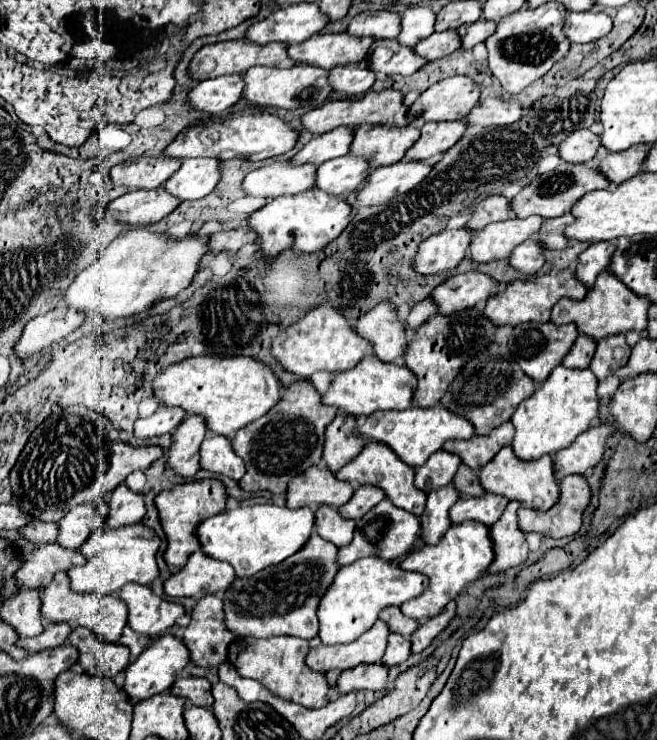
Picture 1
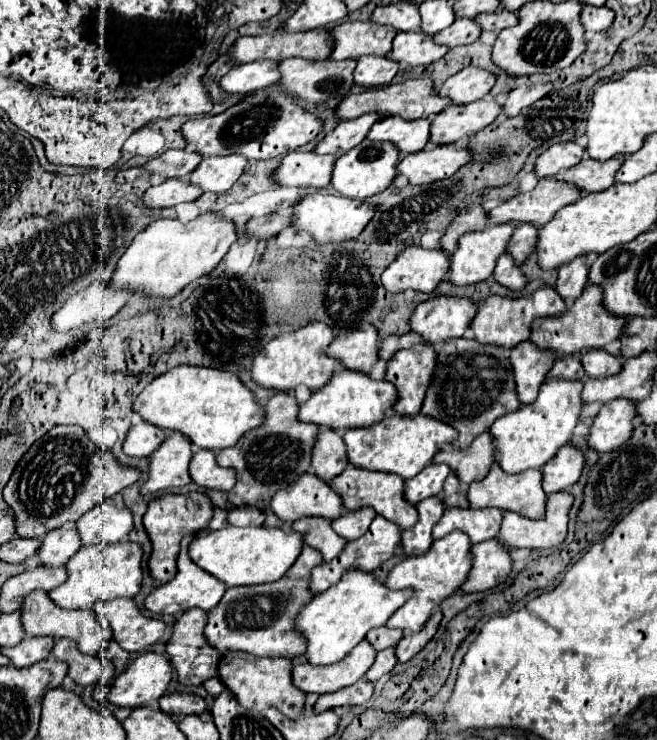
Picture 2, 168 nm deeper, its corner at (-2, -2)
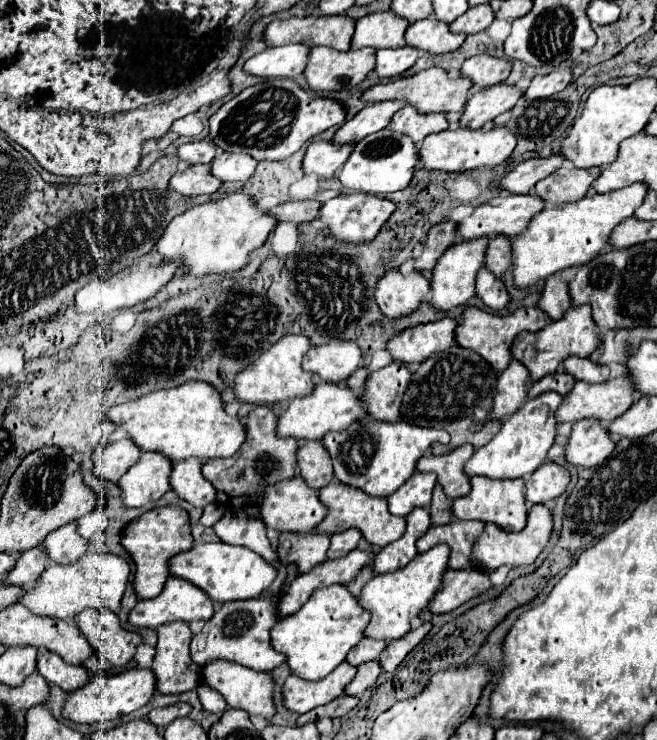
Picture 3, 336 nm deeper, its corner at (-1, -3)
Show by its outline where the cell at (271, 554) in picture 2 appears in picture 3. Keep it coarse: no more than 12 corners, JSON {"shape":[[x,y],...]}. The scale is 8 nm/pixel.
{"shape":[[193,546],[169,576],[219,604],[257,598],[275,568],[249,548]]}

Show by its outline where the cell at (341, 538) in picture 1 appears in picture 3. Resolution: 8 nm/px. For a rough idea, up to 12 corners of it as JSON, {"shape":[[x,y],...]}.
{"shape":[[327,534],[279,536],[279,562],[297,574],[325,562]]}

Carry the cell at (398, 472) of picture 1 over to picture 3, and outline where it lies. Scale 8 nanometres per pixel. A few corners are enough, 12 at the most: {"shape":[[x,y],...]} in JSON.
{"shape":[[337,484],[319,490],[327,516],[315,532],[357,528],[371,546],[395,542],[405,518],[385,498]]}

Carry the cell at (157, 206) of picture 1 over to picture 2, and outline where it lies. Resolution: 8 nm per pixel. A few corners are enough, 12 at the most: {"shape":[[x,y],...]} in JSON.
{"shape":[[186,179],[150,187],[146,207],[164,209],[192,203],[202,191]]}

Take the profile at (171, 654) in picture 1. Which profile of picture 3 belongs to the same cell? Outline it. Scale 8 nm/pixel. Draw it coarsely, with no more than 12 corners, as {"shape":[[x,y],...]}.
{"shape":[[151,670],[95,678],[69,694],[63,718],[109,722],[155,694]]}

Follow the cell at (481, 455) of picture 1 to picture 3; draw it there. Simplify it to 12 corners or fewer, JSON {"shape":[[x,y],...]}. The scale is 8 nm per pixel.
{"shape":[[465,444],[443,456],[419,458],[451,500],[471,492],[463,466],[475,452]]}

